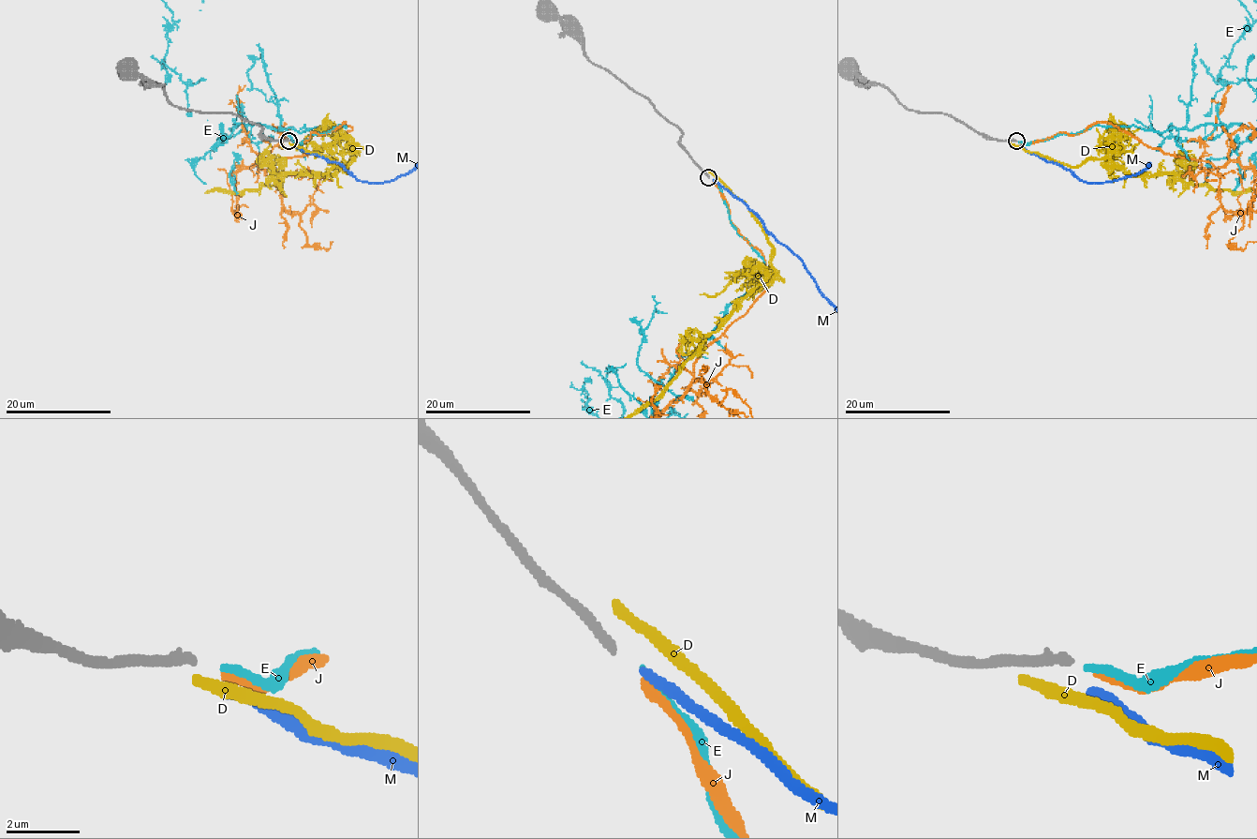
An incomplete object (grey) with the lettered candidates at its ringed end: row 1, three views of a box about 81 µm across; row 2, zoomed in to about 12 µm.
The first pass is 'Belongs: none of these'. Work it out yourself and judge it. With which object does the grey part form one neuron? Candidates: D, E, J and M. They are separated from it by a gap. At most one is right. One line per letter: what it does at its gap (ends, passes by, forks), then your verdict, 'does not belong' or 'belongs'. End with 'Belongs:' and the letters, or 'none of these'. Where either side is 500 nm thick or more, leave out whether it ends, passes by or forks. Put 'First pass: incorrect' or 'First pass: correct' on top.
First pass: correct
D: it ends | does not belong
E: it ends | does not belong
J: it ends | does not belong
M: it ends | does not belong
Belongs: none of these

